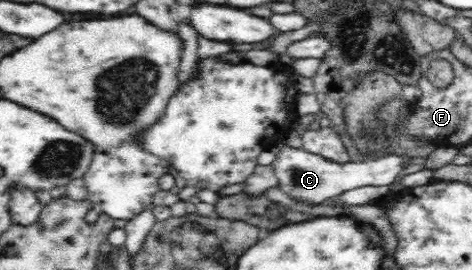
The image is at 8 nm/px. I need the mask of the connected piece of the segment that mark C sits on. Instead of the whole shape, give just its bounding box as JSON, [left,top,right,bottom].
[271,143,411,206]

